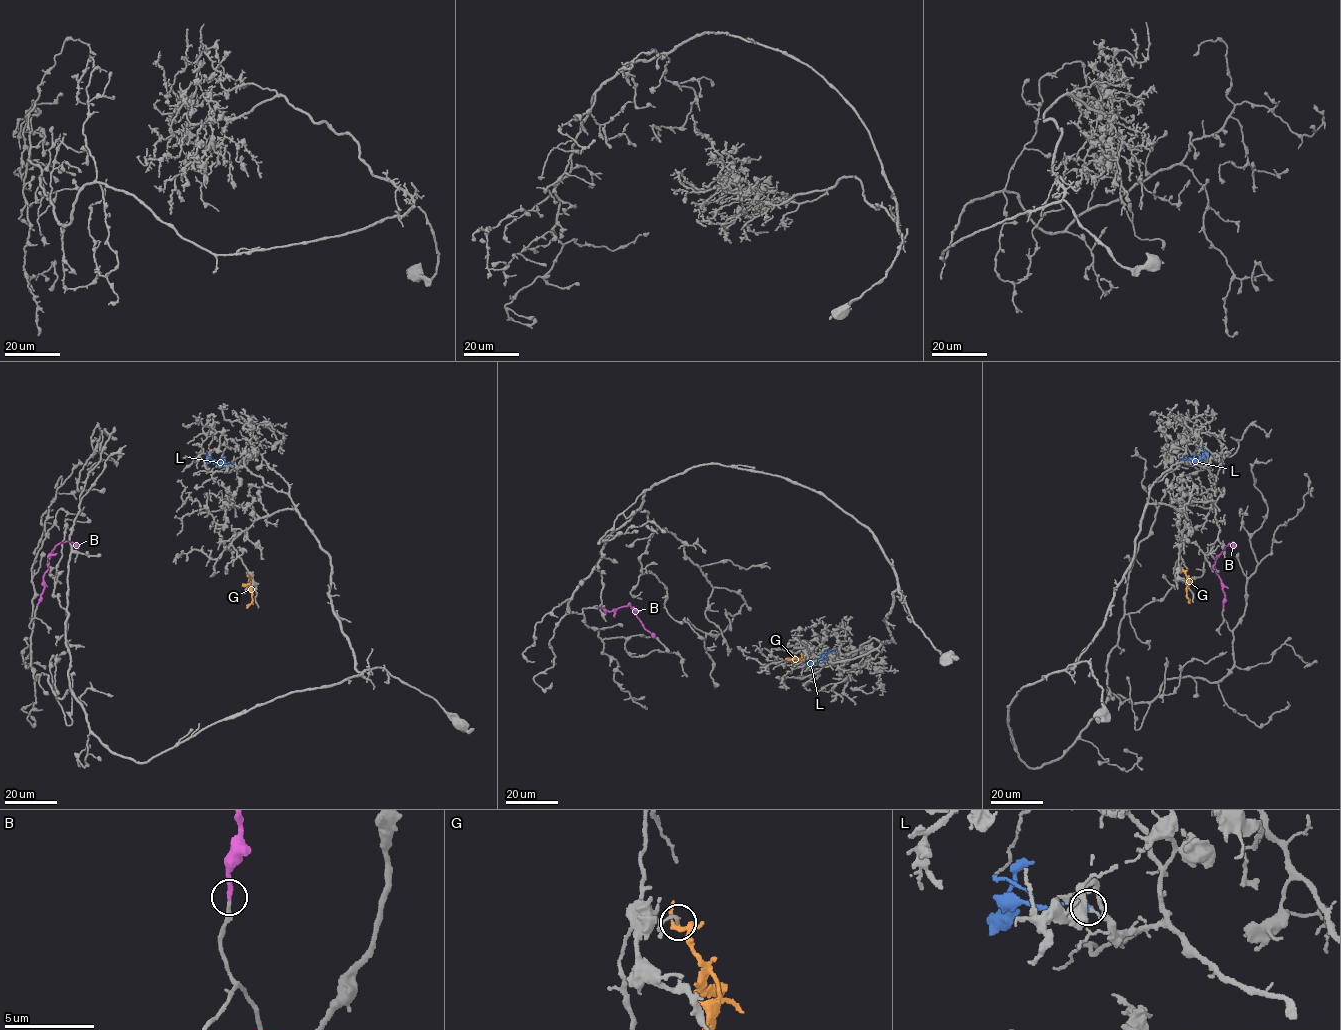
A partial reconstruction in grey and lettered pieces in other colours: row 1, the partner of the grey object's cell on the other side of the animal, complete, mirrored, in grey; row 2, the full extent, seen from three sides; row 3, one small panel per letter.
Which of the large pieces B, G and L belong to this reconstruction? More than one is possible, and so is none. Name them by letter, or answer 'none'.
B

